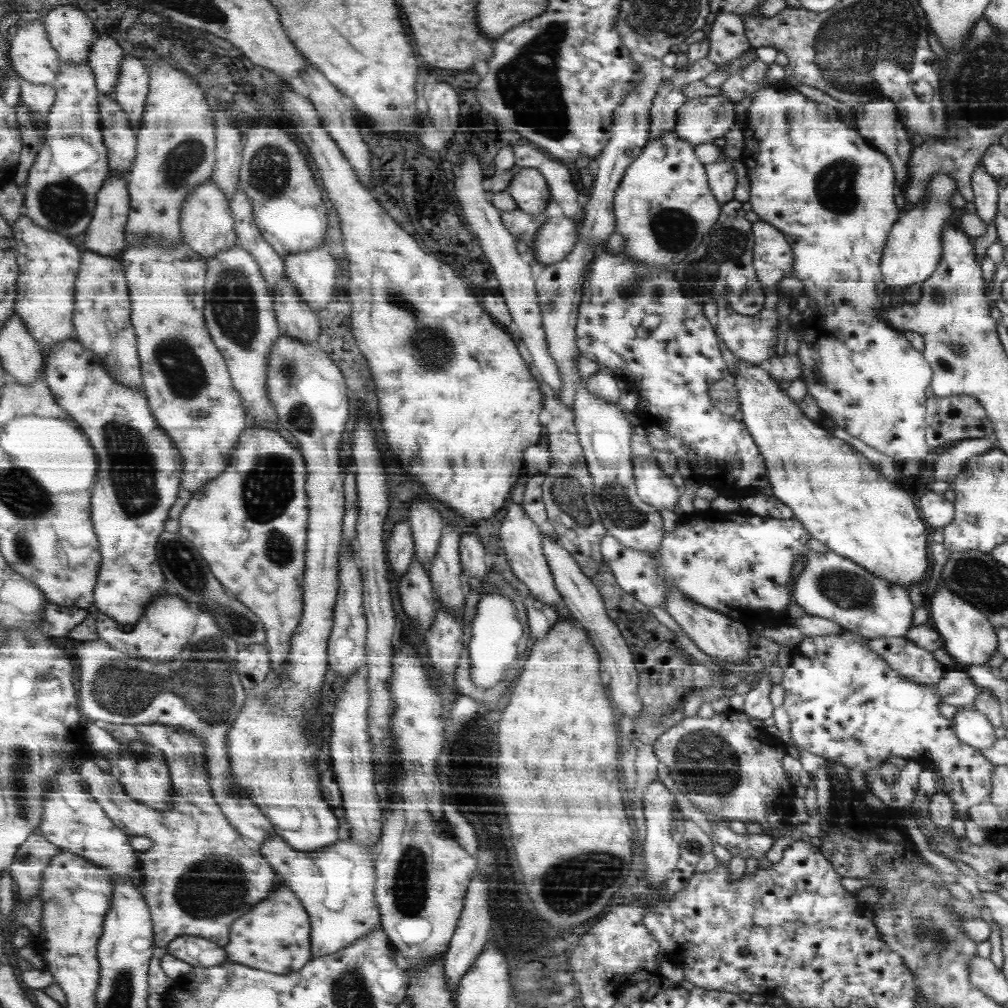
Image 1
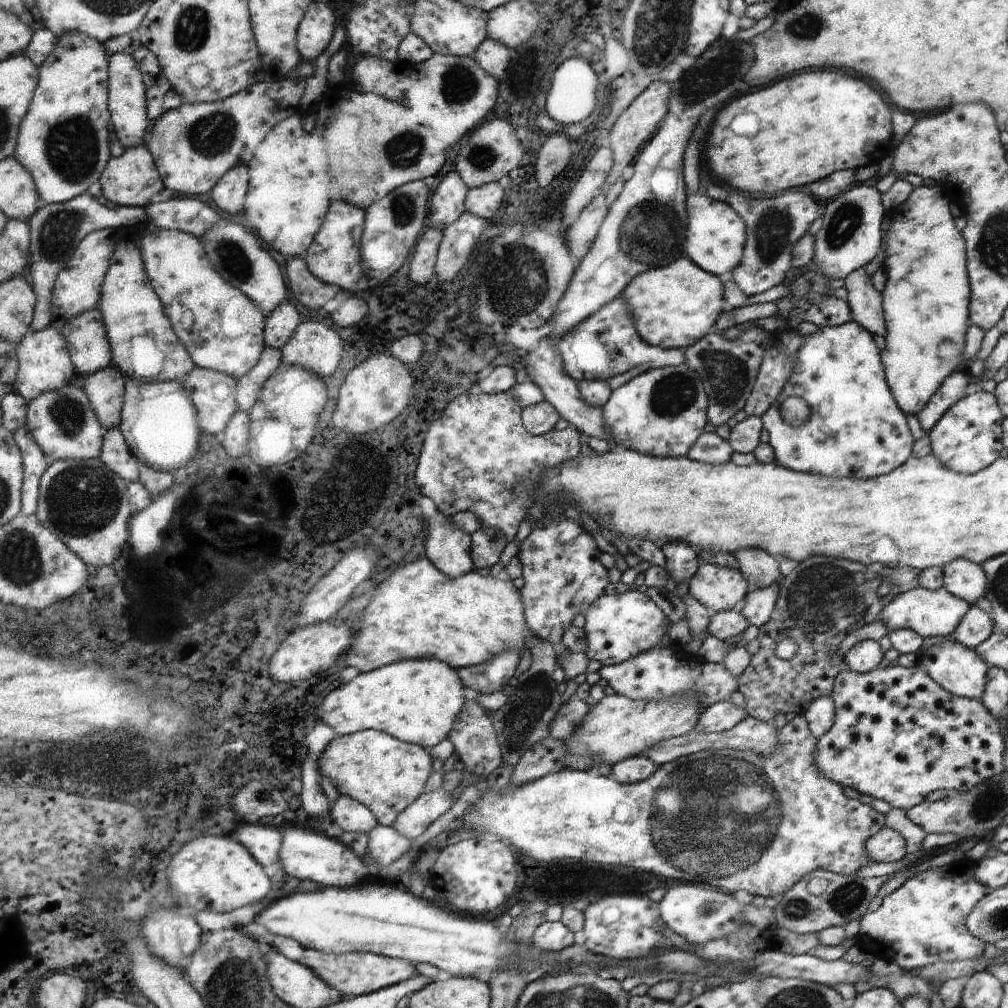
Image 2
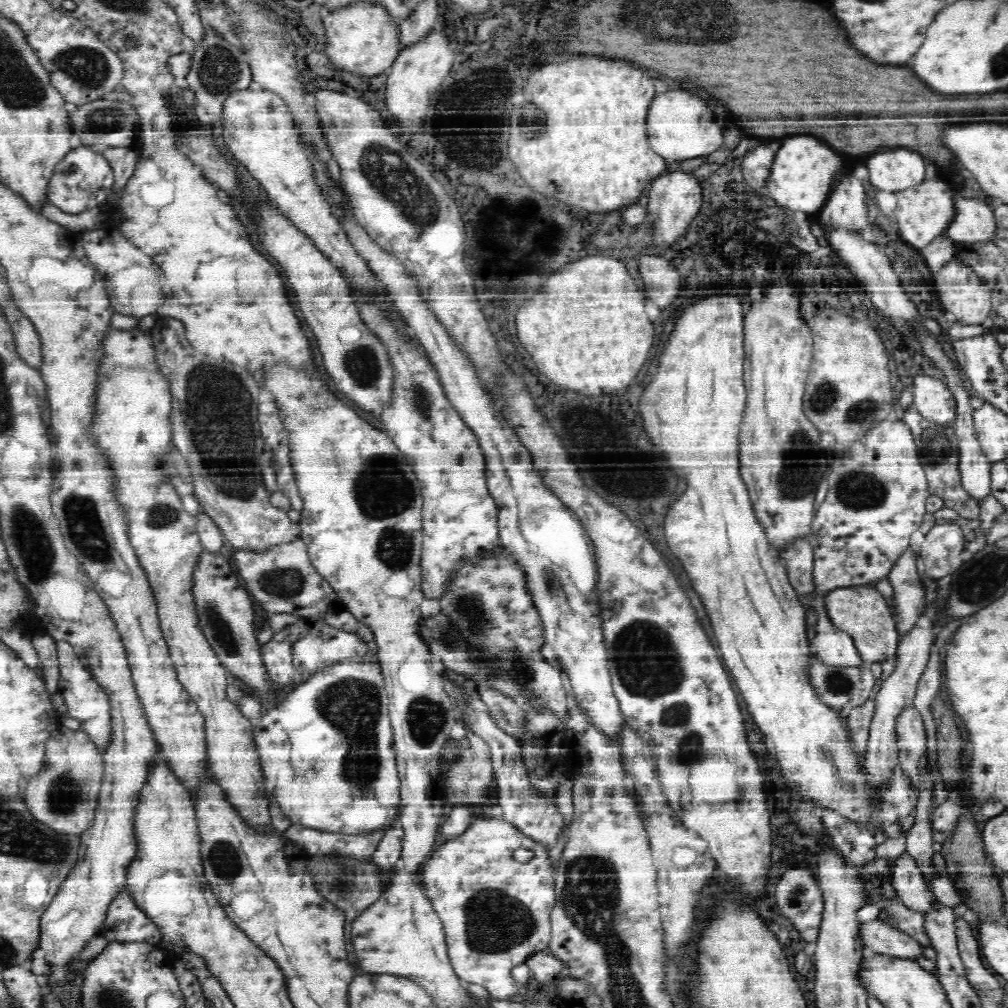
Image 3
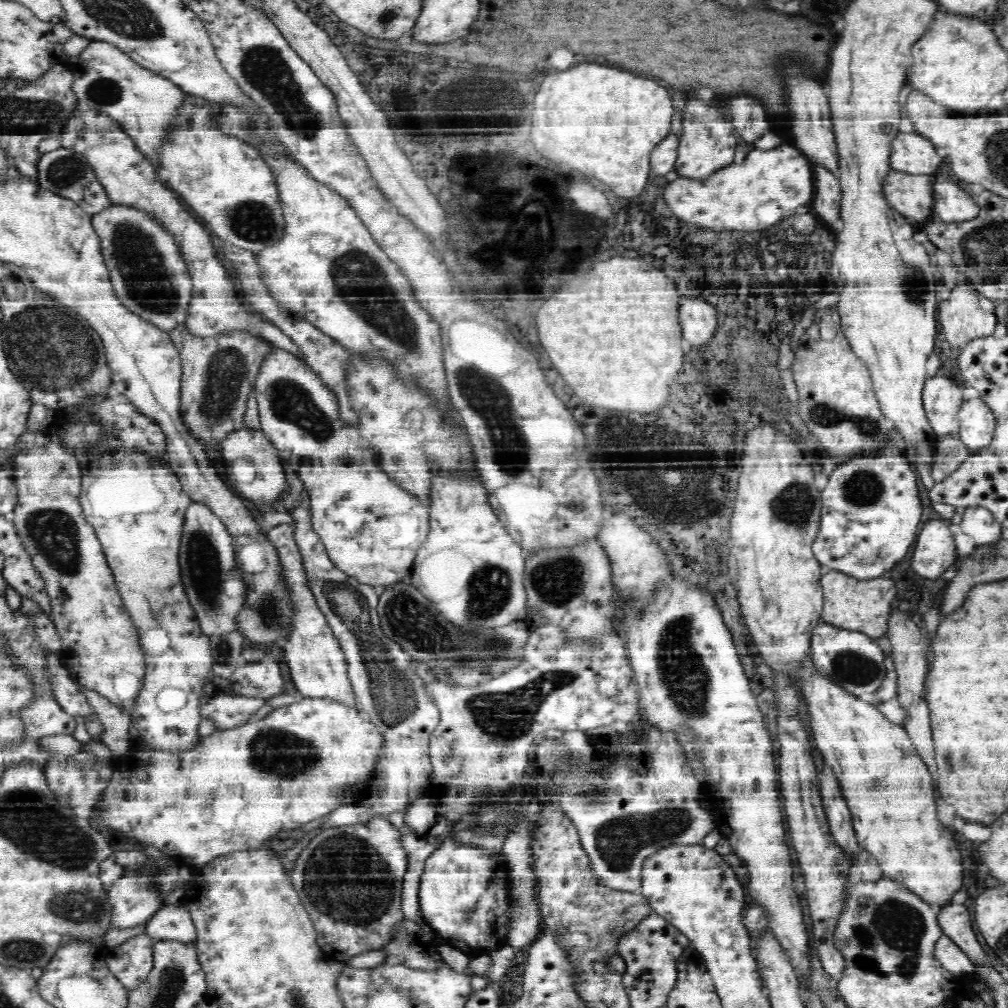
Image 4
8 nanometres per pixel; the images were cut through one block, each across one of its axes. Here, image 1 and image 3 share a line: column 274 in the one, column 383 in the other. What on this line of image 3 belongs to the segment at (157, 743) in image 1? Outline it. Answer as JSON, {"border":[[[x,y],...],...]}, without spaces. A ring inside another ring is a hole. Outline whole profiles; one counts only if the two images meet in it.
{"border":[[[318,852],[314,856],[308,856],[304,866],[308,870],[308,876],[314,878],[318,896],[324,898],[328,904],[332,904],[334,908],[338,908],[344,914],[346,926],[348,926],[346,928],[346,950],[354,952],[354,944],[350,942],[352,940],[352,922],[384,896],[384,890],[390,886],[388,868],[382,868],[380,864],[376,864],[376,860],[372,856],[356,858],[352,854],[330,854],[330,852]]]}

